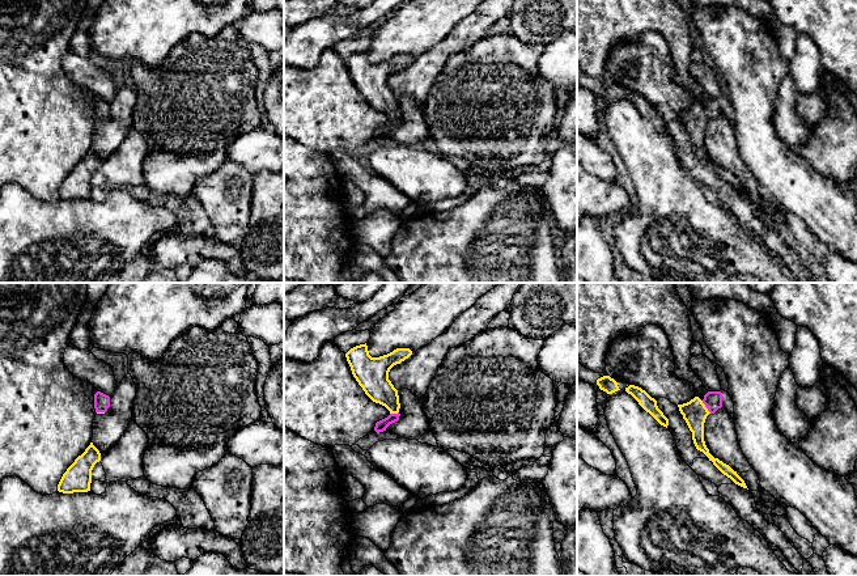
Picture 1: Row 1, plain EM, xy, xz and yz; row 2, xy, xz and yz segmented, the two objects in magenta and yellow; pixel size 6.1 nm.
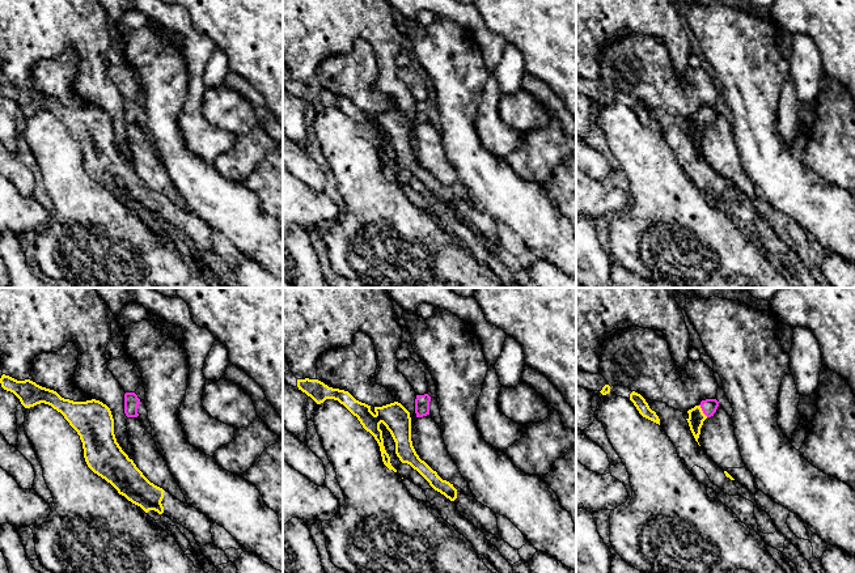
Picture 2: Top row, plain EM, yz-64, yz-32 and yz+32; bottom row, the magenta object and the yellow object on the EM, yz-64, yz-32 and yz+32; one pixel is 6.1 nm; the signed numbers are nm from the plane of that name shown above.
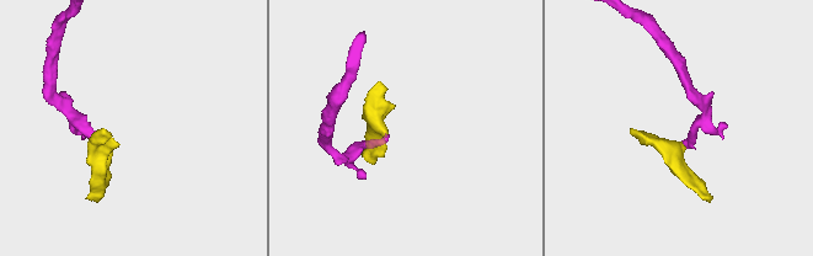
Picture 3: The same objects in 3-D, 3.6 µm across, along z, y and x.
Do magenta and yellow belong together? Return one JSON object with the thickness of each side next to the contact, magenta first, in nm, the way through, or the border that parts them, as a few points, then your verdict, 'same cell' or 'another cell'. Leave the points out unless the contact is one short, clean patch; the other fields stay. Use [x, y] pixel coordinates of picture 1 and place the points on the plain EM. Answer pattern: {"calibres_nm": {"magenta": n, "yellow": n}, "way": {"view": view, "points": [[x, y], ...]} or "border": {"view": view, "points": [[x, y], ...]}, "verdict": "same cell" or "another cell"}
{"calibres_nm": {"magenta": 110, "yellow": 150}, "way": {"view": "yz", "points": [[712, 106], [705, 113], [695, 119]]}, "verdict": "same cell"}

